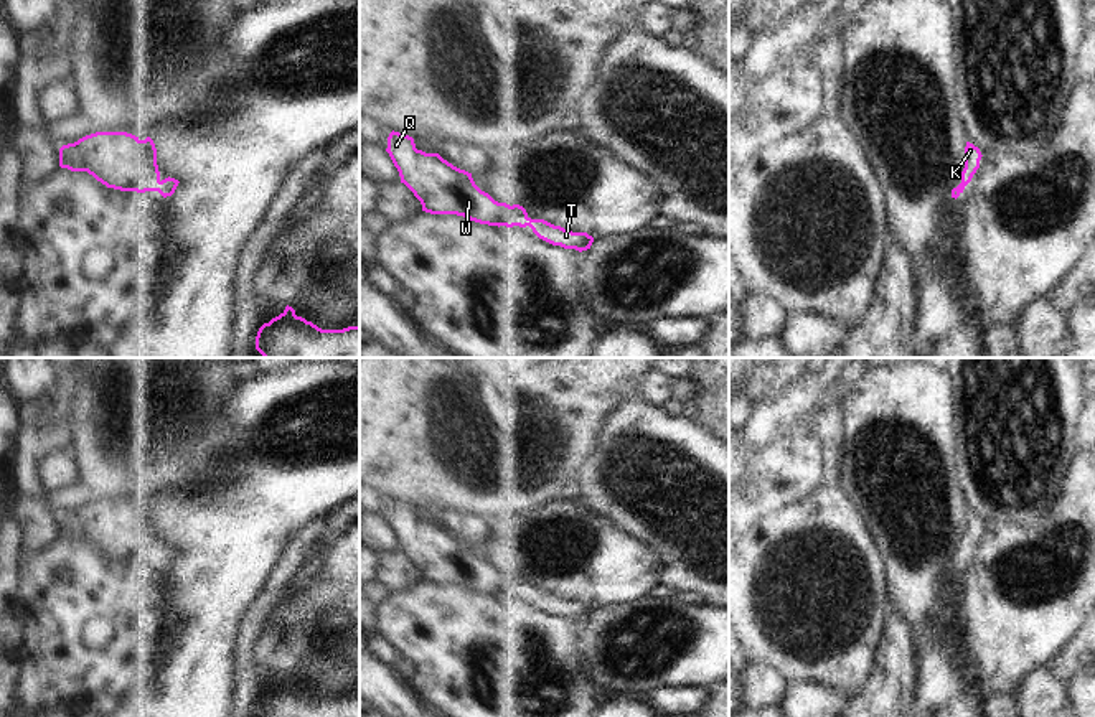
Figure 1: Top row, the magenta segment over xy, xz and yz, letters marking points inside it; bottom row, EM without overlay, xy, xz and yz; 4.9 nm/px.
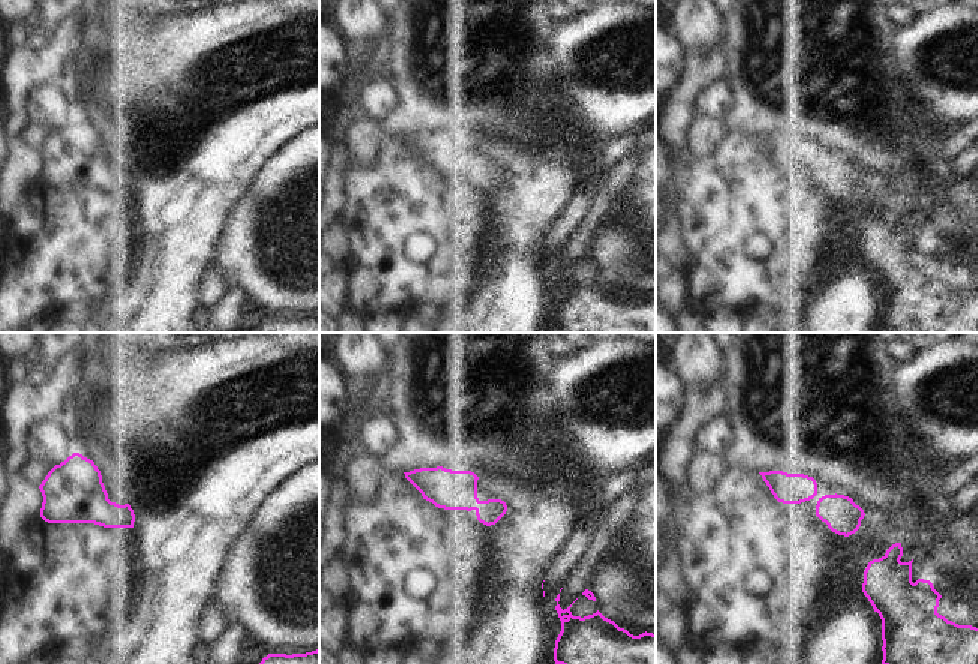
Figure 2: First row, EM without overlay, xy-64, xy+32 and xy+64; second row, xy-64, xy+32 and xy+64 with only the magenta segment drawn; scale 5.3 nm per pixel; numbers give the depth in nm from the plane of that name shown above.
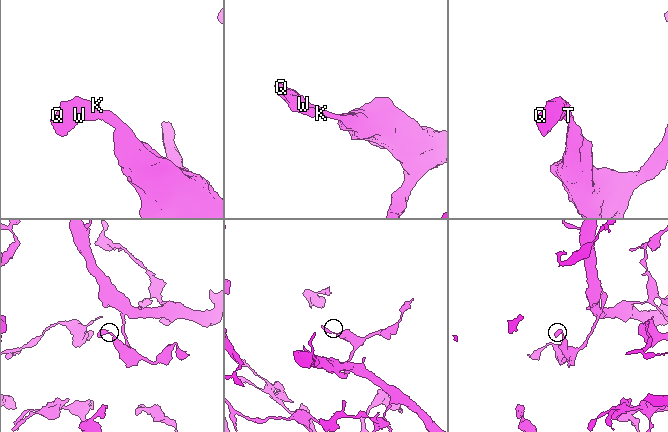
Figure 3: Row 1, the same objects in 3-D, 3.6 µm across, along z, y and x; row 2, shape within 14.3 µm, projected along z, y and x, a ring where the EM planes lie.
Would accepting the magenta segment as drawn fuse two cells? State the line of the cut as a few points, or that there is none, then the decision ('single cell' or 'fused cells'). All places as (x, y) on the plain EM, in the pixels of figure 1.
no cut; single cell

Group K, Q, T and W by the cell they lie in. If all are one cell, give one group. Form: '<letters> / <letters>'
K Q T W

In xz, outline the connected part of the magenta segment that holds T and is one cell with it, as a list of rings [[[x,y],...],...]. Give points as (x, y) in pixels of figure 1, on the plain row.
[[[392,499],[386,521],[399,541],[401,552],[414,562],[425,582],[457,583],[498,597],[529,595],[539,608],[579,621],[590,618],[594,612],[587,602],[572,602],[544,588],[531,588],[523,575],[495,570],[475,554],[472,542],[454,536],[439,523],[417,519],[414,508],[406,503]]]

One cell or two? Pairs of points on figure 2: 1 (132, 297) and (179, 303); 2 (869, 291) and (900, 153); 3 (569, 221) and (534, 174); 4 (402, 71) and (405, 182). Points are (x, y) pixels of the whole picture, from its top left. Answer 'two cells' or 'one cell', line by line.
1: one cell
2: two cells
3: two cells
4: two cells

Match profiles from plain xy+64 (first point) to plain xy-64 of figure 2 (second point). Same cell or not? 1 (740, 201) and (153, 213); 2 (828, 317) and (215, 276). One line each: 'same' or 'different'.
1: different
2: different

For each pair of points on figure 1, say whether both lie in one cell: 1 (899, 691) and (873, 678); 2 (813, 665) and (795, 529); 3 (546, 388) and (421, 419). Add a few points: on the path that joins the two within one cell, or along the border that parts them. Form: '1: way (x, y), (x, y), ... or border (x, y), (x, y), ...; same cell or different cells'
1: border (892, 660), (889, 663), (889, 684), (878, 699); different cells
2: way (813, 632), (813, 562); same cell
3: way (566, 450), (536, 492), (455, 482); same cell

